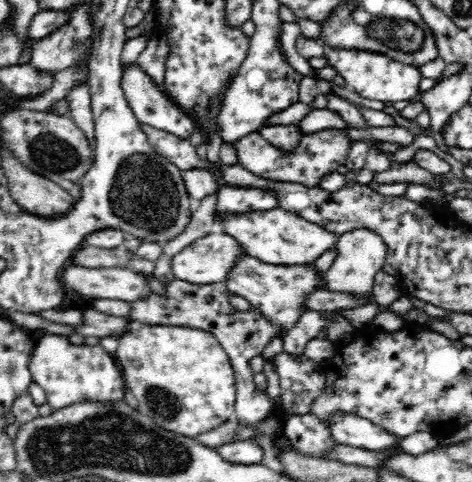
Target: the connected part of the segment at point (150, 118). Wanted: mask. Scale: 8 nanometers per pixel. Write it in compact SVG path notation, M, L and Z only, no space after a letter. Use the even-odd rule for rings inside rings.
M133 62L123 68L121 86L126 100L141 124L148 124L158 130L176 135L183 140L190 140L194 127L194 120L184 113L184 110L161 89L161 87L150 77L138 63Z

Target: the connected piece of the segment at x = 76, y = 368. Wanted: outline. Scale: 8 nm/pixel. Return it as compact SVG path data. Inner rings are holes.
M44 334L35 342L29 369L32 378L44 390L48 406L58 410L76 402L123 402L126 383L114 355L106 352L101 344L76 345L67 337Z

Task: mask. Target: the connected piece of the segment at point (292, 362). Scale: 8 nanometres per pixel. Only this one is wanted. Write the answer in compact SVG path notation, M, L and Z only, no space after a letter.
M285 351L266 360L280 376L279 410L290 415L310 413L310 406L324 390L324 371L320 363L306 355L294 356Z

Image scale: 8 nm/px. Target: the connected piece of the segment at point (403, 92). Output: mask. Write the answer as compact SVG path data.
M326 48L325 56L327 66L338 72L346 84L352 85L356 92L368 100L380 102L400 102L400 100L413 100L420 92L420 82L423 79L419 68L411 64L401 63L379 53L360 51L355 49Z

